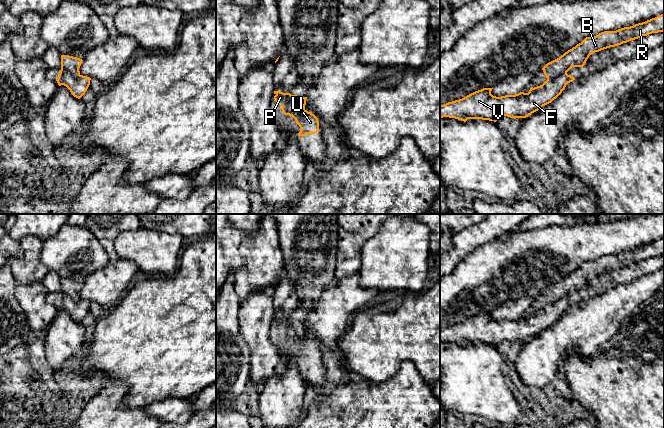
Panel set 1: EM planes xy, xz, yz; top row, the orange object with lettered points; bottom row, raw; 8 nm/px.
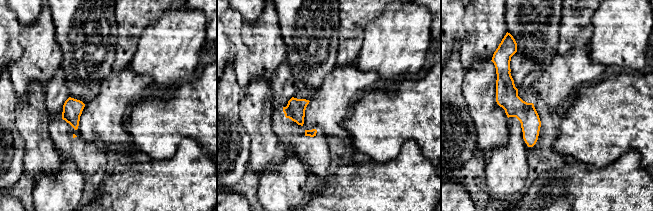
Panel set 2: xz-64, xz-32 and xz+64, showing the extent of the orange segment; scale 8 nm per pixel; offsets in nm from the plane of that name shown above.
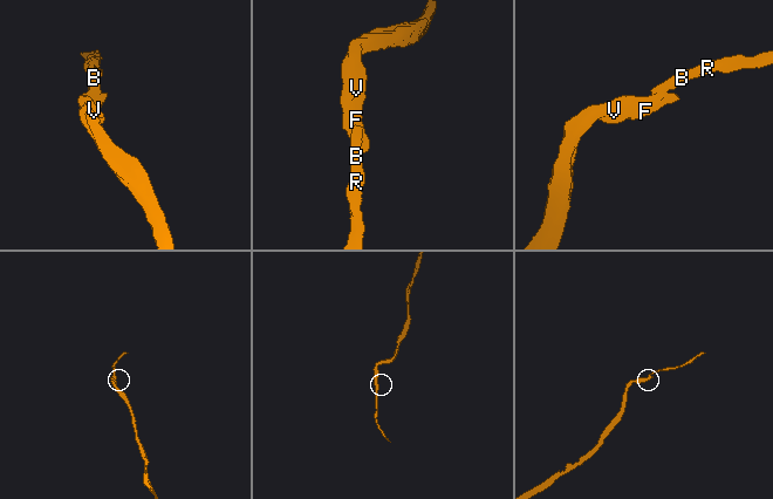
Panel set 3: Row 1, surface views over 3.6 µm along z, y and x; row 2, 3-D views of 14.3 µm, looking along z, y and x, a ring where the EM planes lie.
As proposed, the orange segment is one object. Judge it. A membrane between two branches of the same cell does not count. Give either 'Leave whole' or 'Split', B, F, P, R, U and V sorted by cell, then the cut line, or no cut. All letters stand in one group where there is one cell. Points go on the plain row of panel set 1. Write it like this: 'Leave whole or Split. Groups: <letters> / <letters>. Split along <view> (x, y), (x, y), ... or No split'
Split. Groups: B R / F P U V. Split along xz (289, 317), (292, 330), (300, 338)

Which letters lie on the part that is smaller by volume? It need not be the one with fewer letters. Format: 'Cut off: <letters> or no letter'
Cut off: B, R

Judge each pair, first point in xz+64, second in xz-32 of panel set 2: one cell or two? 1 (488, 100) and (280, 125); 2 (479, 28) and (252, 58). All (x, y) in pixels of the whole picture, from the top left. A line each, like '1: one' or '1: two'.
1: two
2: one

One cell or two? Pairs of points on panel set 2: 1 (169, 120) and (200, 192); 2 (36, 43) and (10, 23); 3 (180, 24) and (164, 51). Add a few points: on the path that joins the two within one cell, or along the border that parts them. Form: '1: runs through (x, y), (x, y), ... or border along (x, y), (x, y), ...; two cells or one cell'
1: border along (202, 146), (184, 138), (170, 158), (162, 159); two cells
2: border along (21, 26), (18, 37), (20, 55); two cells
3: runs through (180, 31), (179, 36), (171, 44); one cell

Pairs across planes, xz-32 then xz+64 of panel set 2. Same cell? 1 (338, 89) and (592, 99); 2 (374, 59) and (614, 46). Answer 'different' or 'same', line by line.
1: different
2: same

